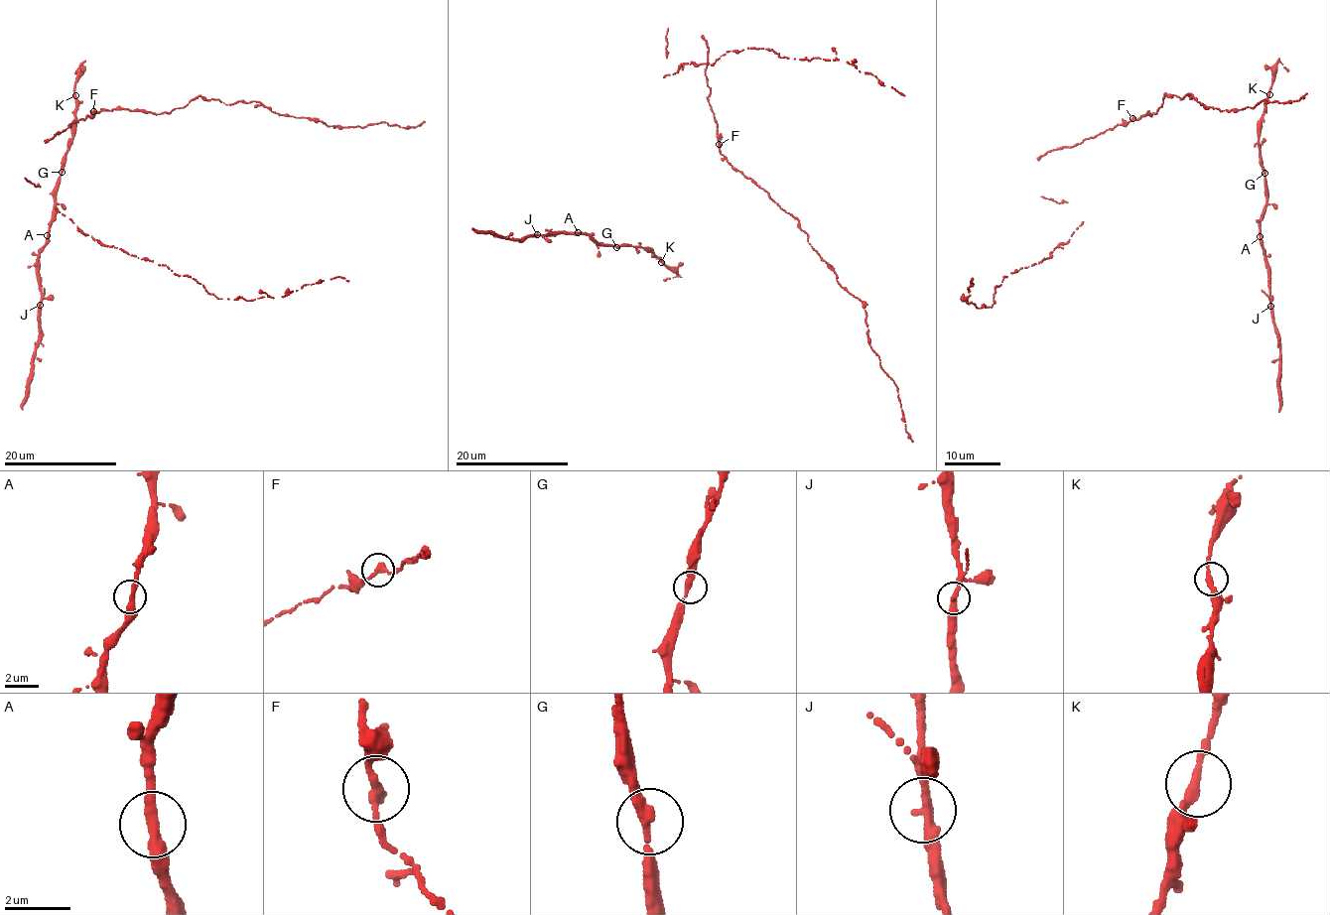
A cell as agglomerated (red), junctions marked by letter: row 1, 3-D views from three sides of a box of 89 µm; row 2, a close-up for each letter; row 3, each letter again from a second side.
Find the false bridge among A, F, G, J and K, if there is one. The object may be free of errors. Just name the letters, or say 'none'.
none

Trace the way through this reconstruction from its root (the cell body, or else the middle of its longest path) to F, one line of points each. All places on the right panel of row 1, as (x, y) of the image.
F: (1053, 150), (1073, 147), (1117, 124), (1127, 124), (1131, 118)

